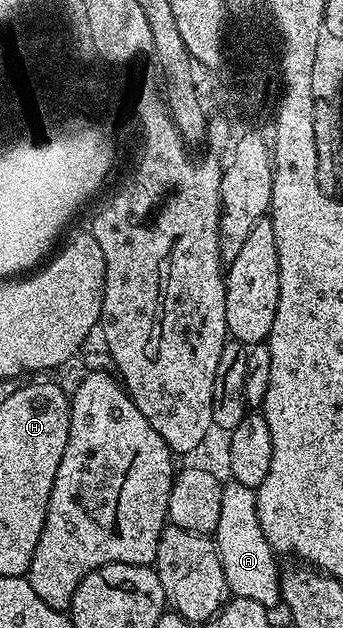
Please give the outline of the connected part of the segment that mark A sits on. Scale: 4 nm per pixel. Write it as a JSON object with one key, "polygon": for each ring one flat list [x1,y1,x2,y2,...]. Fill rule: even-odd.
{"polygon":[[230,479,228,483,221,490,221,513,215,533,226,586,233,596,251,598,270,610,276,609,276,604,278,606,282,603,278,576,279,560,276,560,278,557,275,550,263,534,263,526,259,526,257,493,254,489,240,484,238,480]]}

